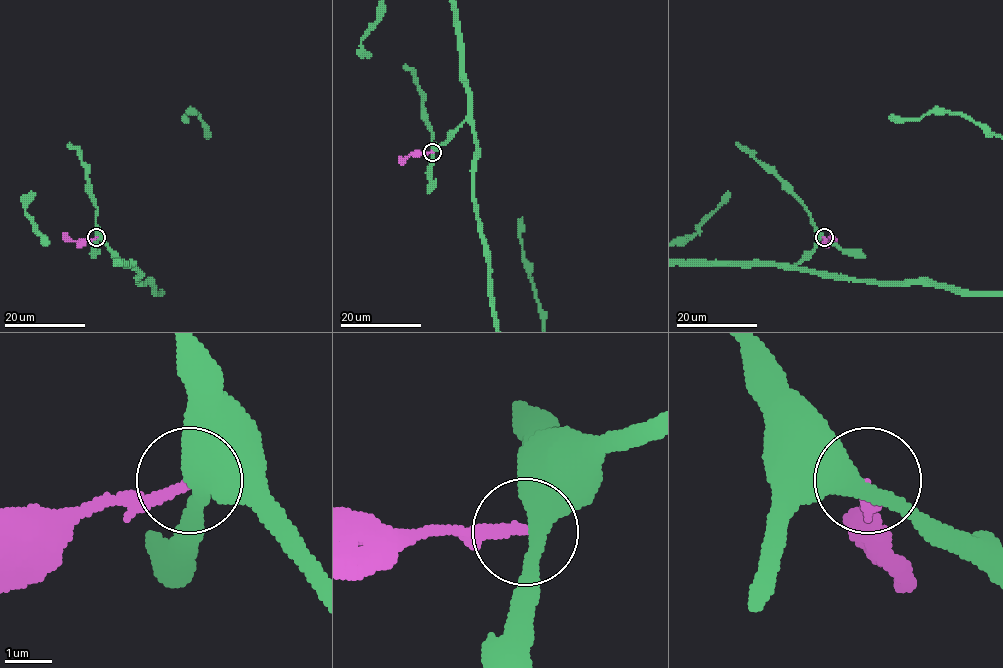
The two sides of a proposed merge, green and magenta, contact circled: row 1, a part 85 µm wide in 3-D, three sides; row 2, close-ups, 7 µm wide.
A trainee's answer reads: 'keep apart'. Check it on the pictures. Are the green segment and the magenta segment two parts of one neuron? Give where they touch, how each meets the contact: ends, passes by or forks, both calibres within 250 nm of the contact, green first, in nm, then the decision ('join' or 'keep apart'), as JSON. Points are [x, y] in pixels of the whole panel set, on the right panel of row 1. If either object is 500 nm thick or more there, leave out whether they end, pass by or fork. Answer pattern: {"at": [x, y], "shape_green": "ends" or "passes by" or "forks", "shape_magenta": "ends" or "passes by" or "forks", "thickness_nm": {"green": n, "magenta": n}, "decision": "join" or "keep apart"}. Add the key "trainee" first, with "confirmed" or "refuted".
{"trainee": "confirmed", "at": [824, 237], "shape_green": "passes by", "shape_magenta": "ends", "thickness_nm": {"green": 480, "magenta": 200}, "decision": "keep apart"}

